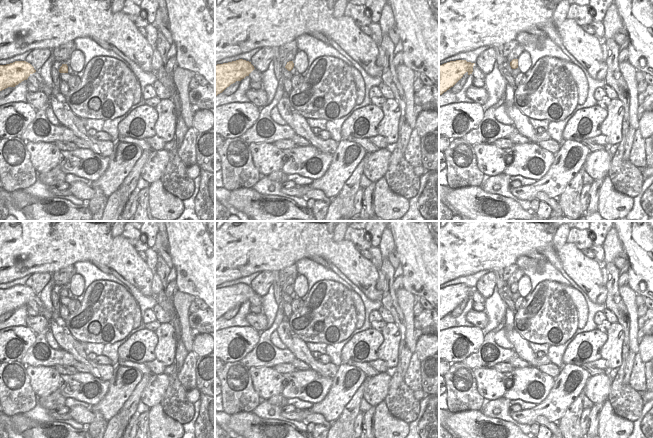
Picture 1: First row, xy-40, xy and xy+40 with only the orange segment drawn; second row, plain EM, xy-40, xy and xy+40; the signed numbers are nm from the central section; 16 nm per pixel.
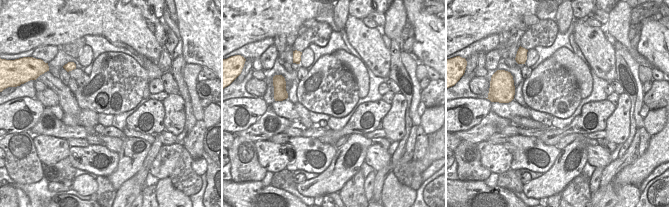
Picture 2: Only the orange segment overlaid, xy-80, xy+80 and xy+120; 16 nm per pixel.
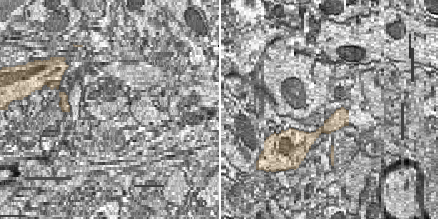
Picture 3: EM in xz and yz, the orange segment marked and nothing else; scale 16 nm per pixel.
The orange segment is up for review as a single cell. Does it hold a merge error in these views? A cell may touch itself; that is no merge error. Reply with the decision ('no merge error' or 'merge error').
no merge error

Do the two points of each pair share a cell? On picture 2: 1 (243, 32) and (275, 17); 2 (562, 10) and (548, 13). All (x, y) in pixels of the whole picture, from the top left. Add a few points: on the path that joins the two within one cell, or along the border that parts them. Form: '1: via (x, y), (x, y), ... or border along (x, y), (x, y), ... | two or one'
1: via (251, 24), (256, 19), (267, 19) | one
2: border along (557, 10), (554, 18) | two

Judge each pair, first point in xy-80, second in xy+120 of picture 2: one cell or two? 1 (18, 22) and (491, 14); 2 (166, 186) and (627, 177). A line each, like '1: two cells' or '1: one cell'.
1: one cell
2: two cells

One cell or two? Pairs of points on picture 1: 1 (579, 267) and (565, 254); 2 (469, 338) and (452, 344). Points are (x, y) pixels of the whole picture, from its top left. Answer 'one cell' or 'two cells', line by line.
1: one cell
2: one cell

